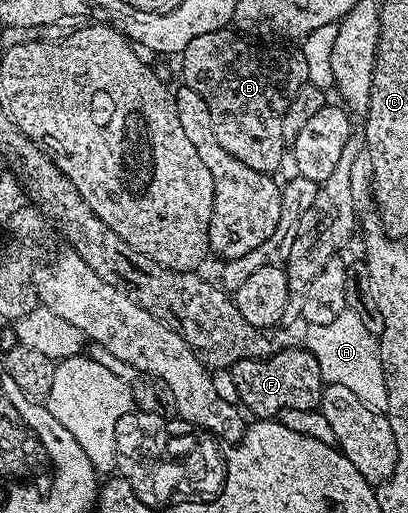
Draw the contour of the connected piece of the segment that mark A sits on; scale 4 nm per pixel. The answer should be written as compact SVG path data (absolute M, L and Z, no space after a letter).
M346 309L332 323L312 325L305 330L305 348L316 355L316 363L320 363L320 375L326 385L339 385L349 387L364 403L368 403L373 409L385 410L388 403L388 391L384 383L384 371L380 367L380 355L375 334L360 323L360 315Z

